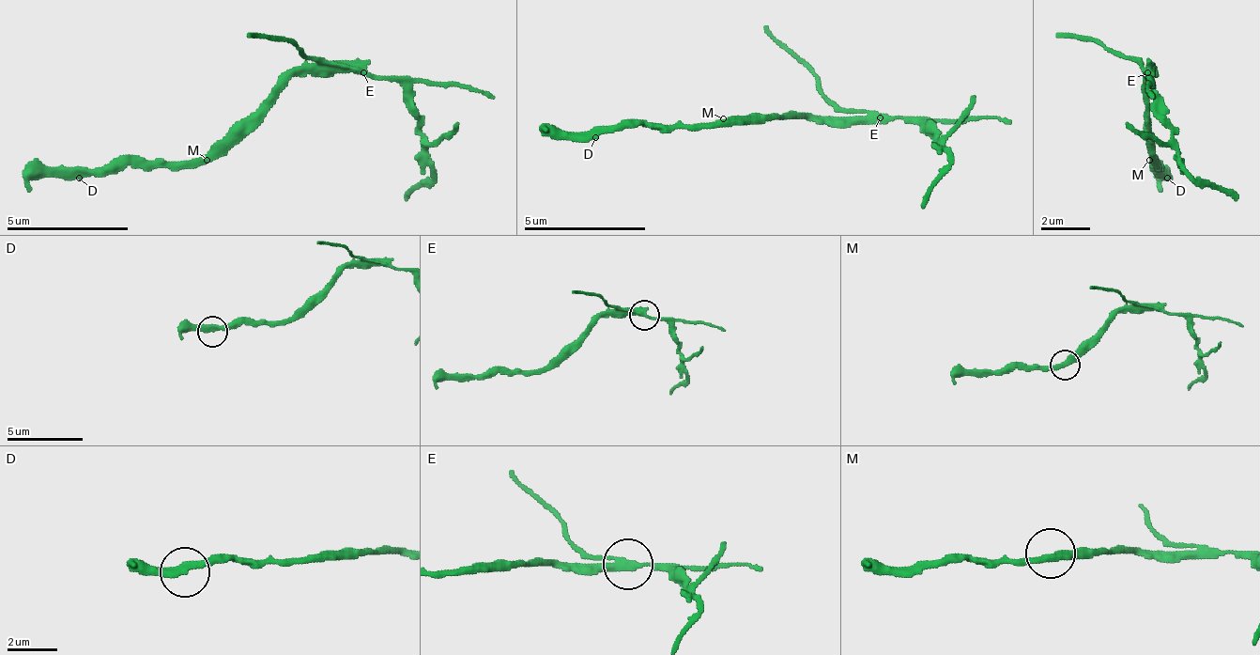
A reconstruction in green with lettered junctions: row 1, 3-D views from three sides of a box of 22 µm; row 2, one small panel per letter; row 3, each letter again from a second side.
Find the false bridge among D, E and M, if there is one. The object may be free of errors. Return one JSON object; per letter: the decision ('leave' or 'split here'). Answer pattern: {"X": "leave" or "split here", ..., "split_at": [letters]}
{"D": "leave", "E": "split here", "M": "leave", "split_at": ["E"]}

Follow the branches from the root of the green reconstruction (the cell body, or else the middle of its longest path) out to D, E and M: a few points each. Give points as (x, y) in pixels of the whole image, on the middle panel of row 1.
D: (803, 118), (717, 118), (711, 125), (614, 125), (595, 137)
E: (803, 118), (882, 118)
M: (803, 118), (723, 118)

